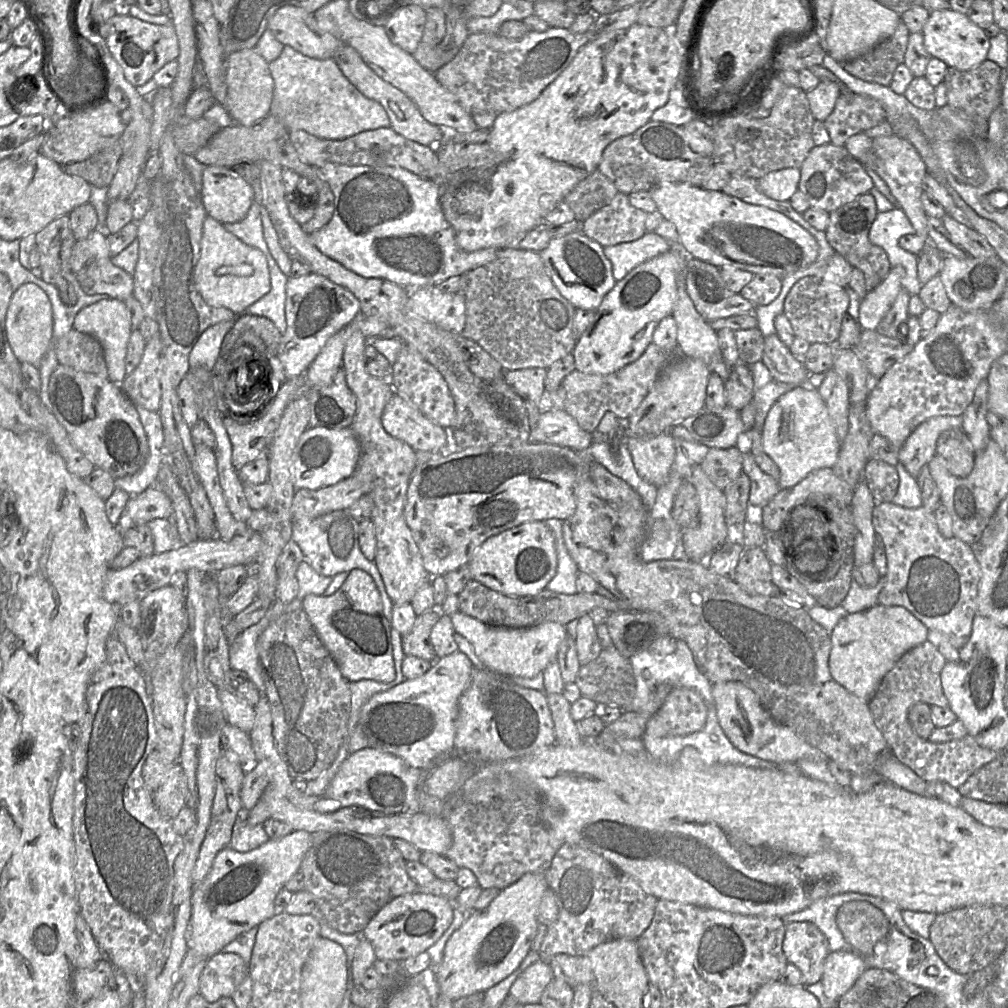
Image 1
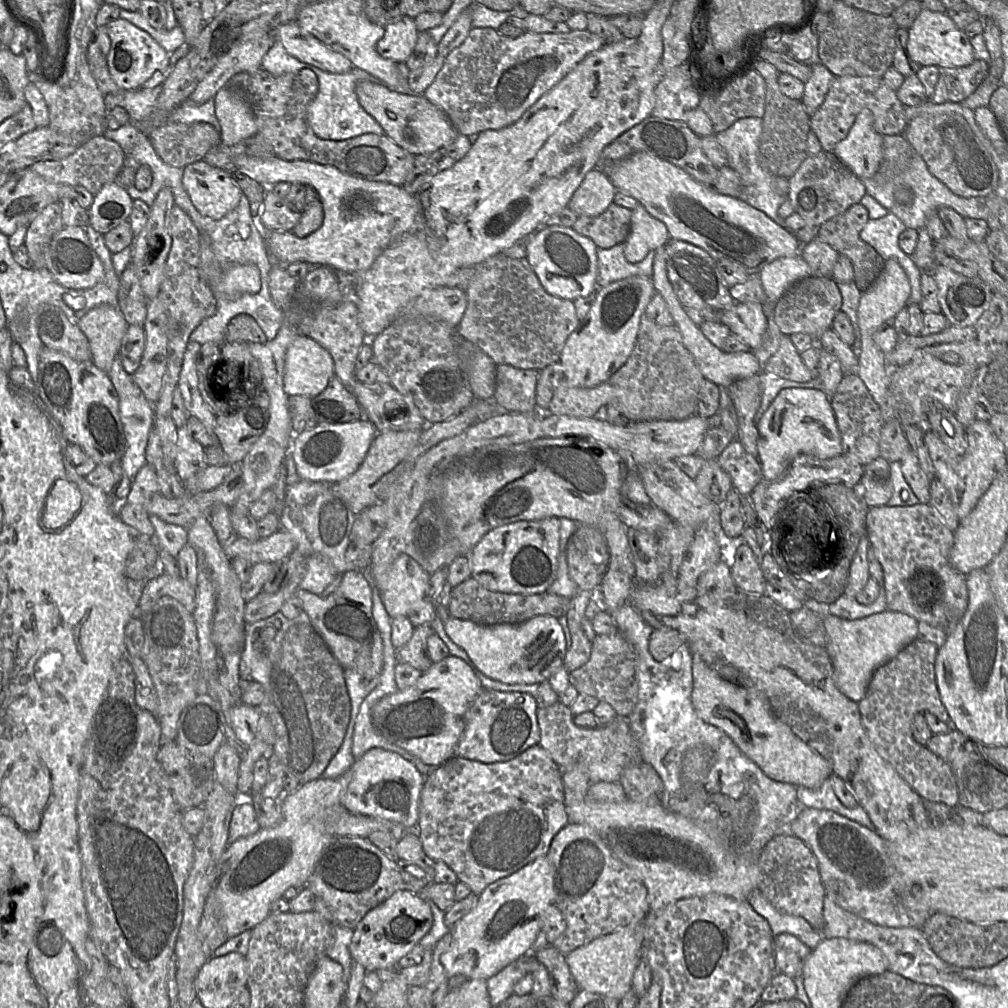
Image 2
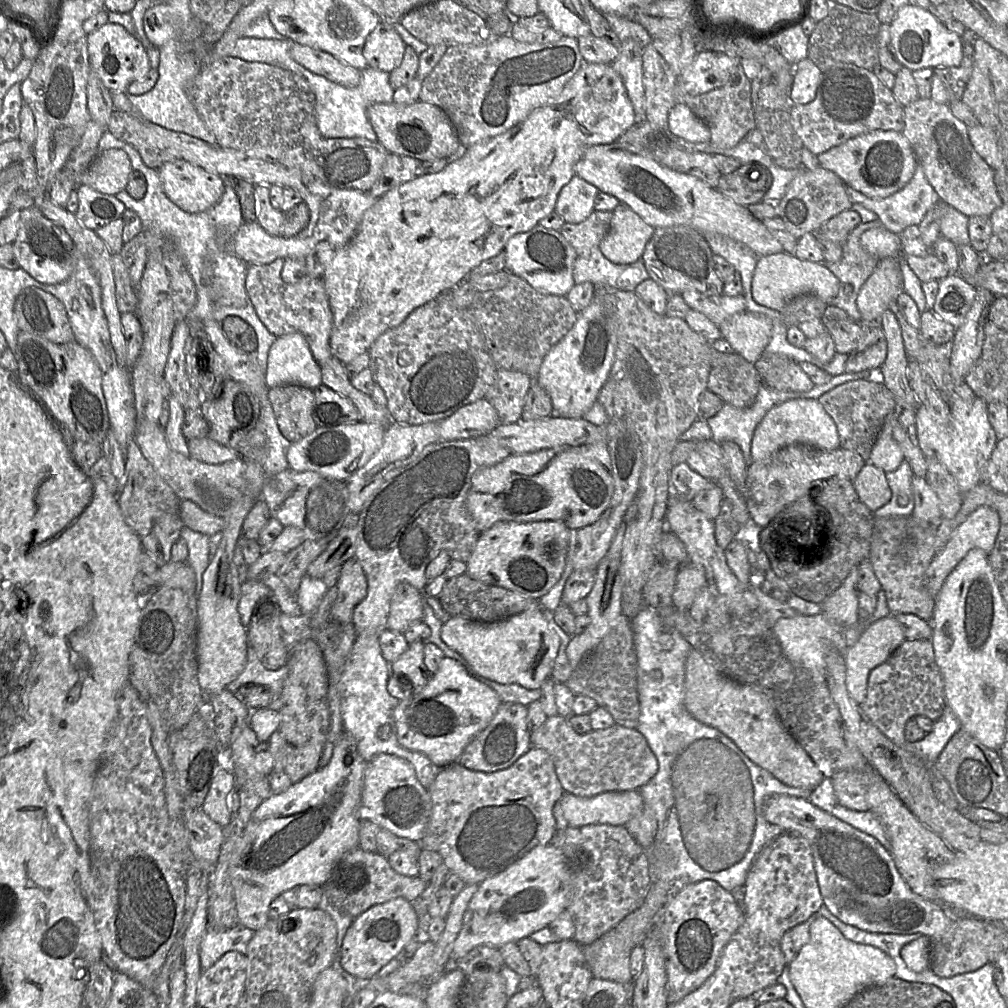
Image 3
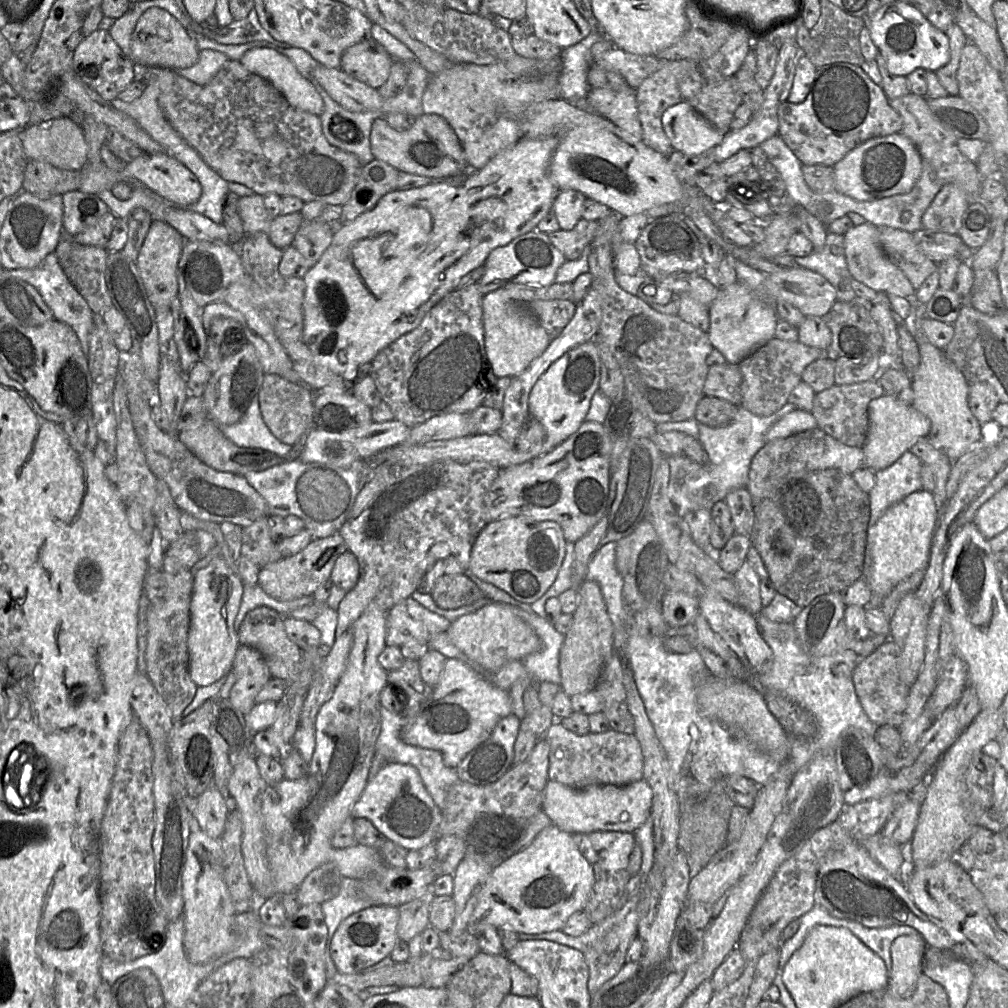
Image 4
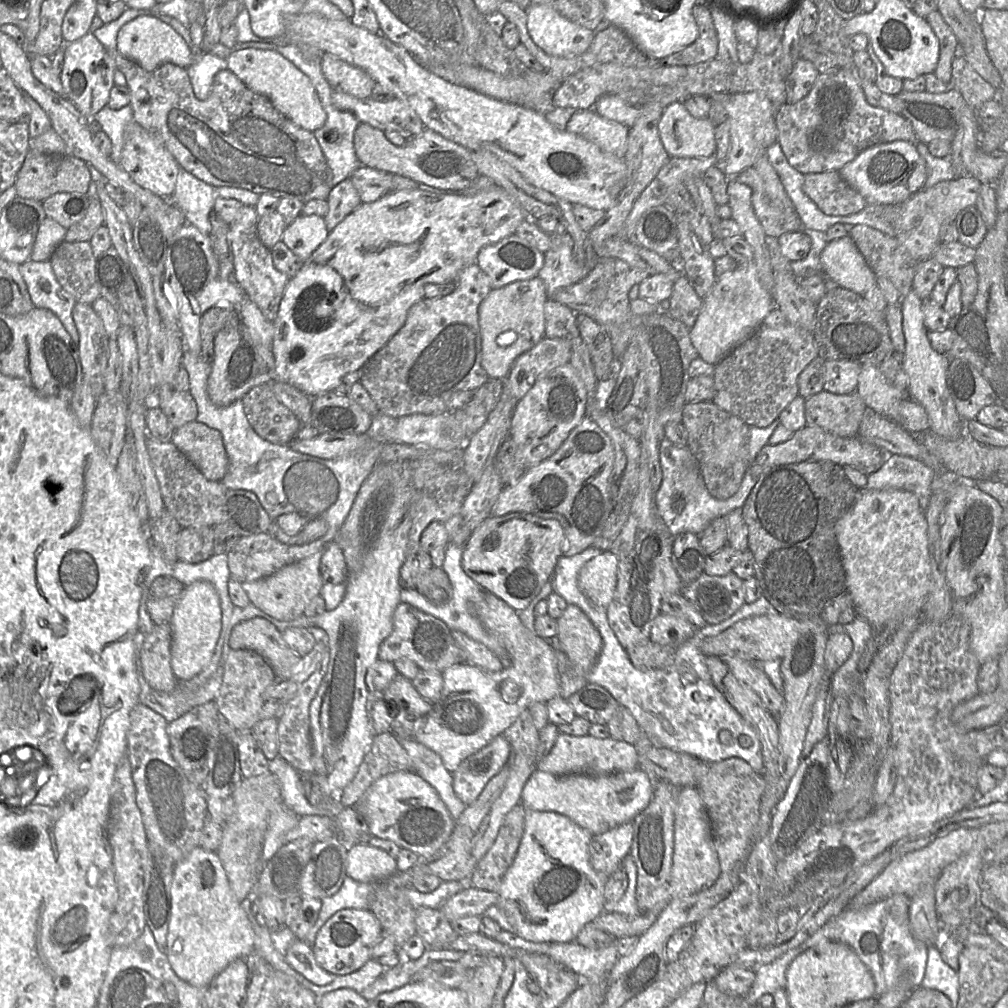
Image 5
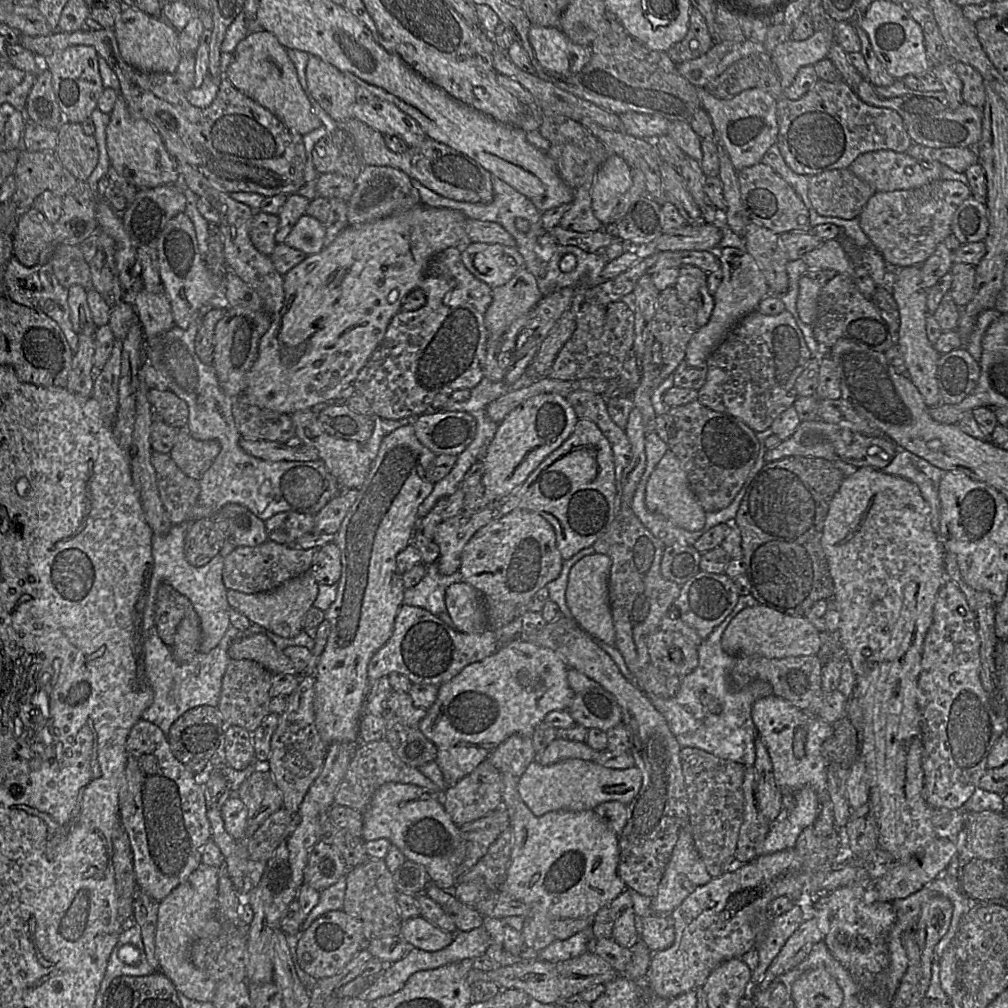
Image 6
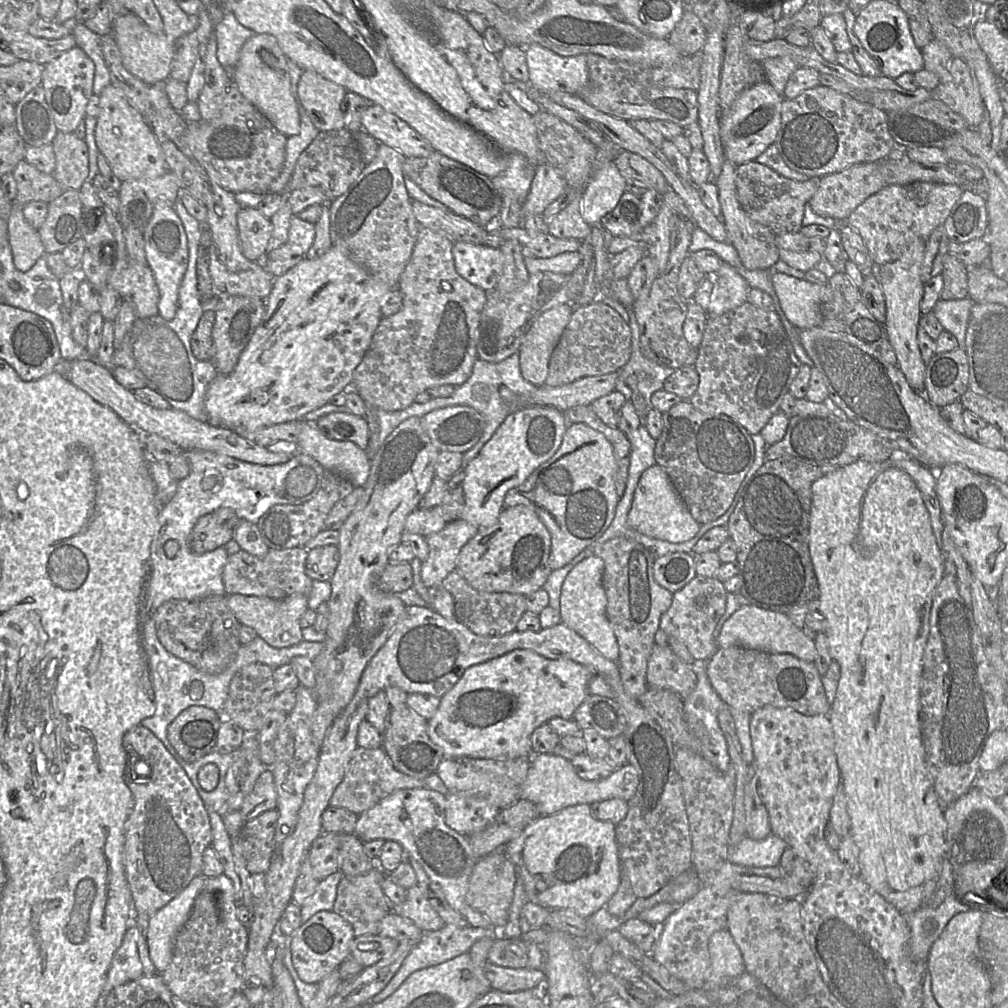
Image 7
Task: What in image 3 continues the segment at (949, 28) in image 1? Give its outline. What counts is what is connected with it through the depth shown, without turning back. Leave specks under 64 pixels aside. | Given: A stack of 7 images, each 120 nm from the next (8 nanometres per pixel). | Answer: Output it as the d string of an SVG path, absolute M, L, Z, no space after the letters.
M910 4L900 8L894 20L890 23L890 45L900 64L912 71L922 68L934 69L937 67L958 66L963 58L962 38L955 32L948 30L928 10Z

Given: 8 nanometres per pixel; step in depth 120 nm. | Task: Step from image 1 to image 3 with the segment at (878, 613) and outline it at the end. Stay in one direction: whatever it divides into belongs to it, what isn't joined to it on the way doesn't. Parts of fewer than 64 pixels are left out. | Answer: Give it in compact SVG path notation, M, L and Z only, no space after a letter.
M892 613L863 629L858 640L849 648L844 656L846 689L849 696L857 704L860 704L865 698L867 678L871 670L883 663L905 640L904 632Z

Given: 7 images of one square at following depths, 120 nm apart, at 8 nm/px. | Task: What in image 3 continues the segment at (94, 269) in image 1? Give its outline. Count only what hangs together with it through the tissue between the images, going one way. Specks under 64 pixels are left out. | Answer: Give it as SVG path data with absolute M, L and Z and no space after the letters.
M36 206L20 211L17 236L12 243L19 267L45 284L58 284L68 280L77 266L74 241L61 226L48 219Z

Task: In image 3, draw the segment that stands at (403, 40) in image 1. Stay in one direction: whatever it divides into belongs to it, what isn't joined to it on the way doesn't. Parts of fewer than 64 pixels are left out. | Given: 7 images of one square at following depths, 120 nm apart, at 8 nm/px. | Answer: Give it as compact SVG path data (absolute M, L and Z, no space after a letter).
M381 21L367 37L362 53L368 68L391 73L401 65L406 47L395 24Z

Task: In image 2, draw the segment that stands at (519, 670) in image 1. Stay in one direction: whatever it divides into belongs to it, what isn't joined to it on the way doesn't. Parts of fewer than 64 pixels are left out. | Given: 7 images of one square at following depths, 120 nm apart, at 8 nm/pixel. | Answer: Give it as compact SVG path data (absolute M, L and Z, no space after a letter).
M550 615L535 616L517 624L494 626L451 616L444 630L485 676L506 684L542 683L563 665L567 652L563 628L558 619Z

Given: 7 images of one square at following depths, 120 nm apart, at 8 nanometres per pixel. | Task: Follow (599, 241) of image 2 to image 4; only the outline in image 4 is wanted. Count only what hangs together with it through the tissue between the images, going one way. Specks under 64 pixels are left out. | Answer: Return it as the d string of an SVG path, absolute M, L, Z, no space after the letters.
M581 219L570 230L547 233L552 244L567 260L578 259L584 249L589 247L599 227L599 221Z

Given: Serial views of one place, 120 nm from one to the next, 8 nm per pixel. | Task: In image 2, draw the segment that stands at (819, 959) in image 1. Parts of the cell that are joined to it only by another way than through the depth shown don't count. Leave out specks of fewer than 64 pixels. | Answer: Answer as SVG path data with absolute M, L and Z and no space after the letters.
M782 933L774 939L776 973L801 977L805 960L812 949L792 934Z

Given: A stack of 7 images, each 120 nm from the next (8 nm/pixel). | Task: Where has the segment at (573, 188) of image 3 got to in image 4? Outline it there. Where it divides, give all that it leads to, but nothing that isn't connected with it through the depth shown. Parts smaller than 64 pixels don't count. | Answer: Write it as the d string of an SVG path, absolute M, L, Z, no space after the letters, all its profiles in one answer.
M577 190L559 191L551 212L556 216L561 230L572 229L582 219L581 209L586 199L586 196Z

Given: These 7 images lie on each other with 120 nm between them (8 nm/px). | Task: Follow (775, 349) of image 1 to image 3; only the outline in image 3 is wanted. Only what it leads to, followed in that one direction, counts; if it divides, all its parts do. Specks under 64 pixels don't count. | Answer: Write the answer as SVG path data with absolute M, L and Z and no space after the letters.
M685 290L680 295L691 309L704 314L717 326L726 322L735 314L748 311L742 295L708 296L696 290Z

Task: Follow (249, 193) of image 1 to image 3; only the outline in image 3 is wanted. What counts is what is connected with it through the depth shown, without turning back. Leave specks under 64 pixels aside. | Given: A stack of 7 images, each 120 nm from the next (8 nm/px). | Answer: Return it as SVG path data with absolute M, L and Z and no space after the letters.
M185 160L167 162L157 170L167 197L189 213L212 208L225 191L224 177Z

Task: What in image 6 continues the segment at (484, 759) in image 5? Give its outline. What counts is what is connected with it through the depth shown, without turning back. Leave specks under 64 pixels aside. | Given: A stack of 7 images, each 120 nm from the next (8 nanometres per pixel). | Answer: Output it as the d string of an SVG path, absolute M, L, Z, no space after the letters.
M485 759L471 773L447 788L443 794L444 809L455 825L461 827L502 808L502 792L501 773Z

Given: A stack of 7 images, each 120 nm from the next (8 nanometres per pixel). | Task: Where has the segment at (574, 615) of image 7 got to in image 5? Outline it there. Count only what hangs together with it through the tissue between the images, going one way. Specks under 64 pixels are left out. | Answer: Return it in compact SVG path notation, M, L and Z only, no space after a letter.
M604 551L589 560L577 578L580 591L597 607L607 609L617 585L617 558Z

